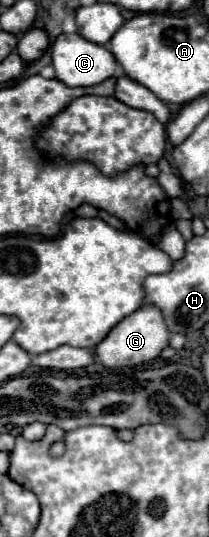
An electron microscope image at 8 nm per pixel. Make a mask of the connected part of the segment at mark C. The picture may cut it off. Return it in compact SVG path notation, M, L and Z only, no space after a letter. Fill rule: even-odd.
M62 33L62 35L56 37L56 41L52 43L52 65L54 65L54 71L56 71L56 79L66 83L68 87L98 85L98 83L110 79L118 71L116 59L110 53L110 49L96 45L92 41L86 41L78 33L72 33L72 35Z

